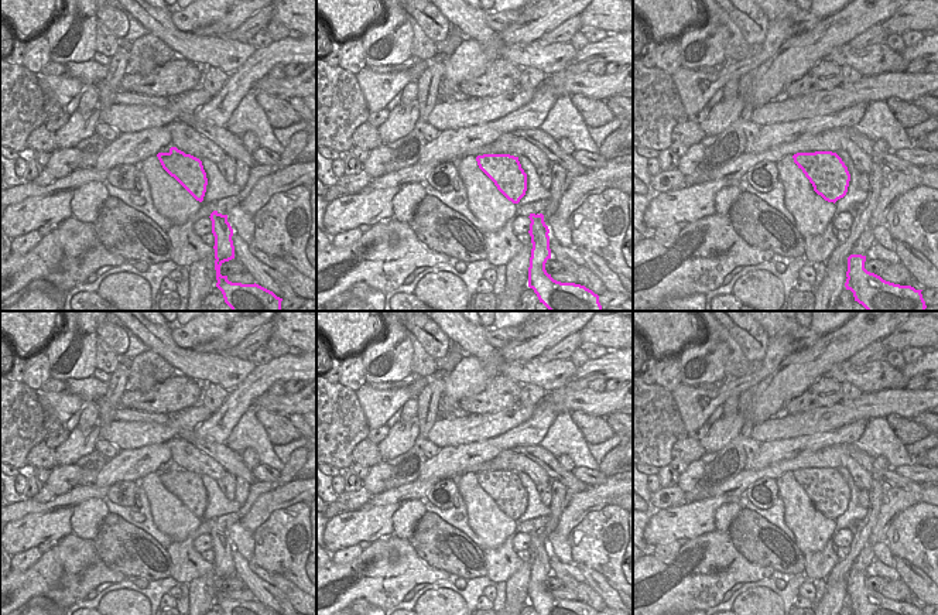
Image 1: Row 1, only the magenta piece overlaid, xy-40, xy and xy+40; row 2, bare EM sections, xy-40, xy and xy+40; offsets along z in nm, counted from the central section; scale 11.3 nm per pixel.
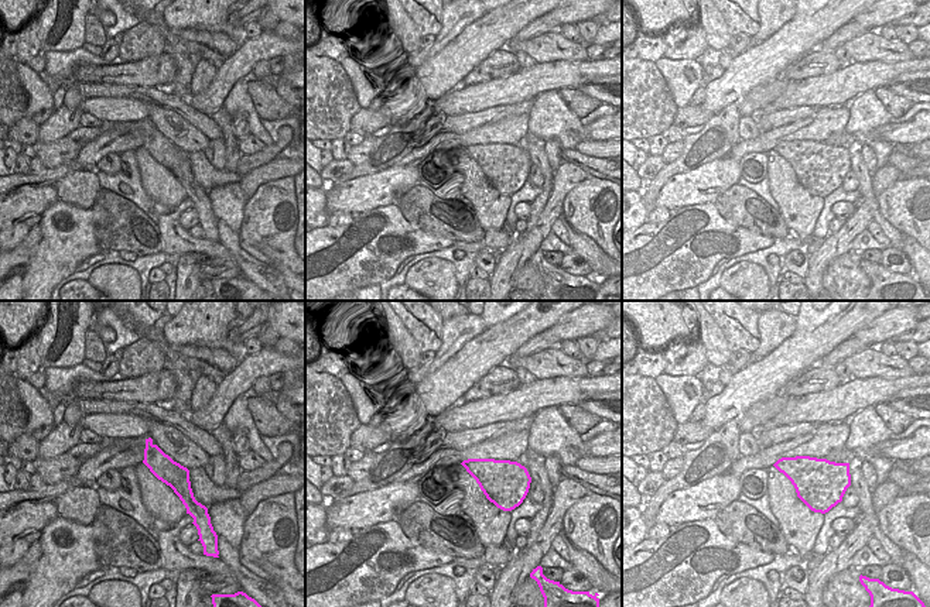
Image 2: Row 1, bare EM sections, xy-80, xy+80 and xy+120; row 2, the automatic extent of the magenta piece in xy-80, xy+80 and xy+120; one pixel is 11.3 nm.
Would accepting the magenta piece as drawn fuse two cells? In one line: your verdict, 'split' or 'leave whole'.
split

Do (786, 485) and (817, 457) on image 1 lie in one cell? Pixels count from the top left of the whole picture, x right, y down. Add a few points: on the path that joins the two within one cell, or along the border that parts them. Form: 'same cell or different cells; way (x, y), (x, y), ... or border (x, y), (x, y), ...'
different cells; border (791, 471), (783, 472), (776, 479)

